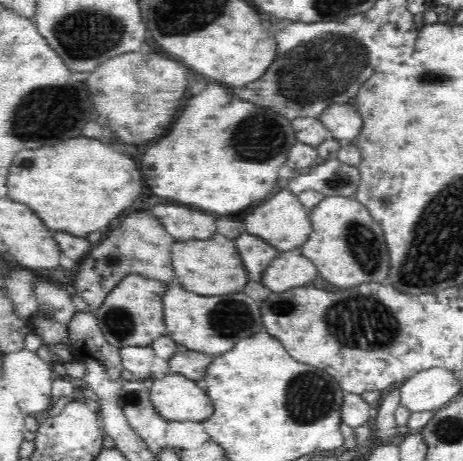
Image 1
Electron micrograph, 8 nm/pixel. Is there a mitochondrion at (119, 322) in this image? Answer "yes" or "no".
yes

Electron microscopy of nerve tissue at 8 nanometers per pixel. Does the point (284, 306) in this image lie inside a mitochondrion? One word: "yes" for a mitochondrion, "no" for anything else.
yes

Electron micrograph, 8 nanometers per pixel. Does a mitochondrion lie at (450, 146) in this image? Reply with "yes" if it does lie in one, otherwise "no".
no

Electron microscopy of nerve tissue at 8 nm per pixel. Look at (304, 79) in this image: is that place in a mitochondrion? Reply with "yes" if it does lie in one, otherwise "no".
yes

